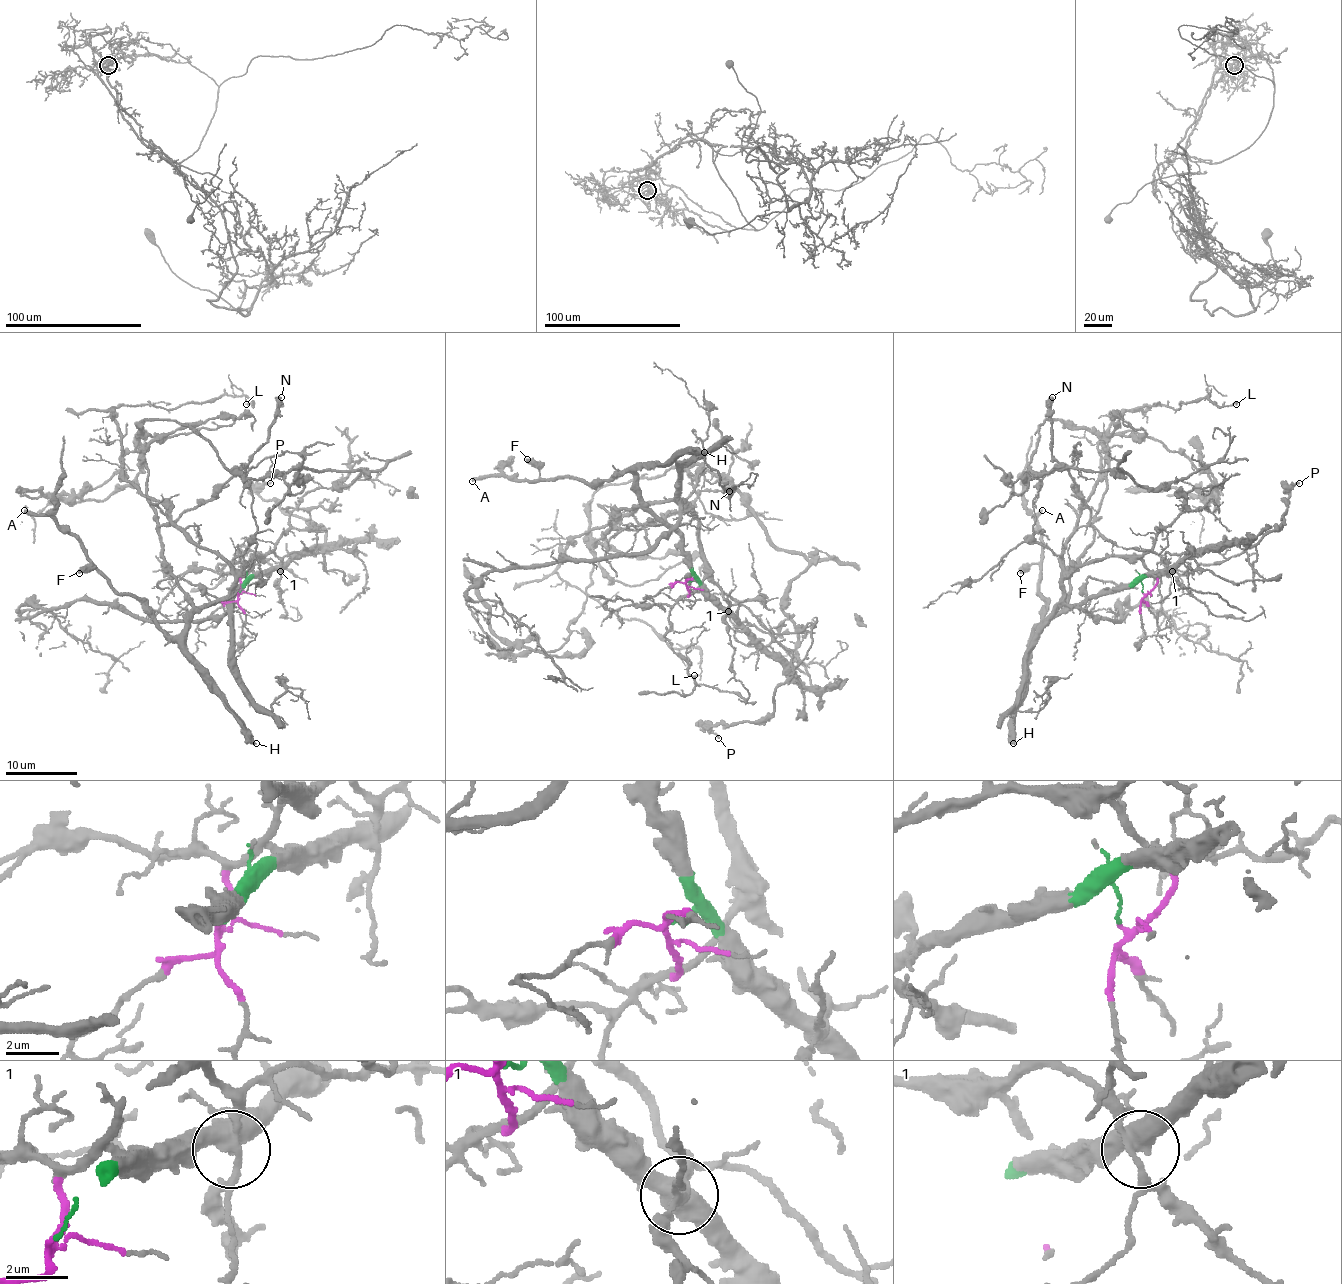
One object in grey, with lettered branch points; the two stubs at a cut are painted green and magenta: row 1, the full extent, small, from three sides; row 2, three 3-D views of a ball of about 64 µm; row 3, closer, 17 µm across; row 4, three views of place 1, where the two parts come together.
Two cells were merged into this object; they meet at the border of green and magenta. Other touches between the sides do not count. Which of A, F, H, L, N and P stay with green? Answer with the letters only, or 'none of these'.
A, F, H, N, P

